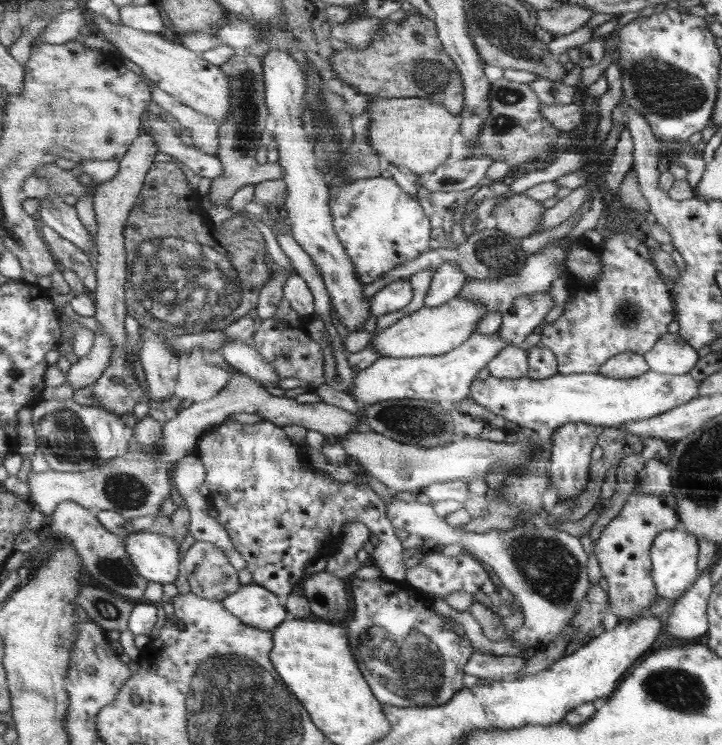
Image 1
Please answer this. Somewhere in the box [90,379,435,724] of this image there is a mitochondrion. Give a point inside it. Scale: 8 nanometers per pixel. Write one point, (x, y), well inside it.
(123, 490)

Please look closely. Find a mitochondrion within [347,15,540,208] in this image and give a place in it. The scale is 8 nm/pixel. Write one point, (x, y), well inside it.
(430, 76)

